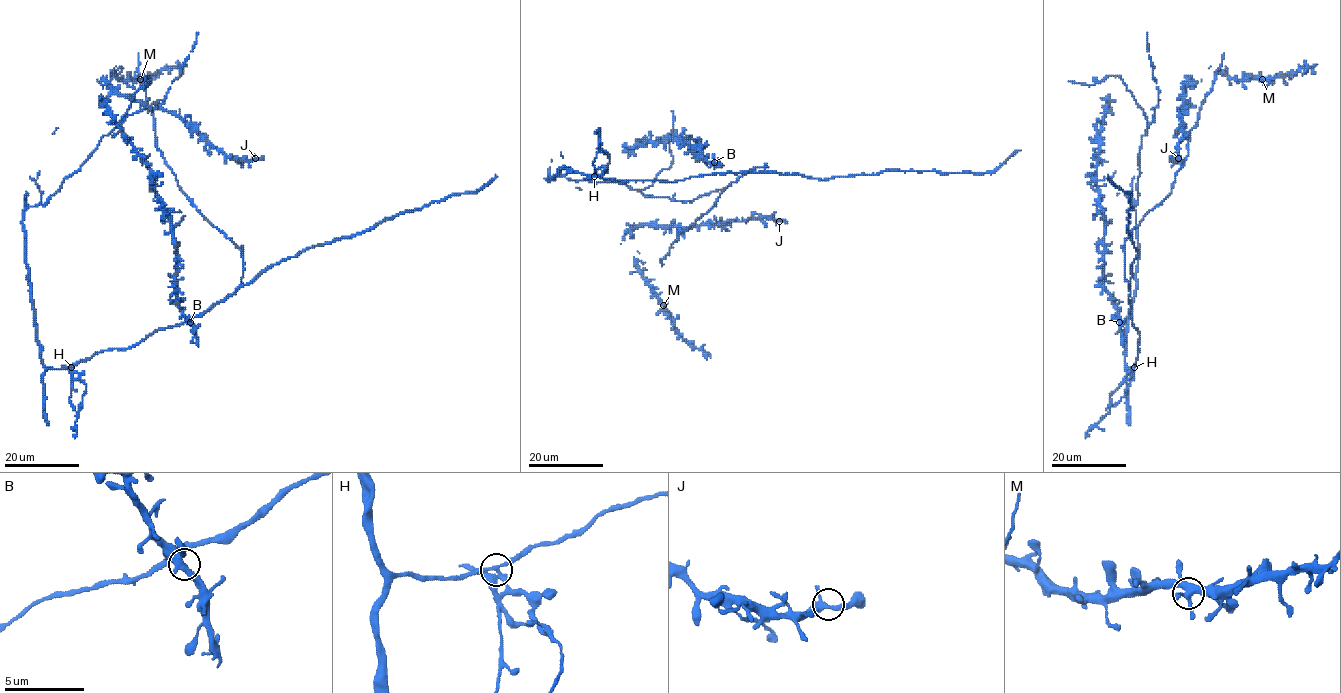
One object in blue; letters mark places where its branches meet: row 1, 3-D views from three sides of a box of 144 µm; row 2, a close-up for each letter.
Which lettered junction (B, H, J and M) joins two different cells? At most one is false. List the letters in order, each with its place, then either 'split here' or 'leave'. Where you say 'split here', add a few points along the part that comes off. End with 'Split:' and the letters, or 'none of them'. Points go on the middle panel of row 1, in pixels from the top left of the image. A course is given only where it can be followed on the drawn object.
B: (714, 162) | leave
H: (594, 176) | split here | (594, 176), (601, 174), (609, 163), (609, 156), (601, 151), (600, 129), (596, 131)
J: (779, 221) | leave
M: (663, 305) | leave
Split: H

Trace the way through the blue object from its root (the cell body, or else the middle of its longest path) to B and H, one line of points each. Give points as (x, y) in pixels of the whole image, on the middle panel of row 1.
B: (670, 181), (711, 175), (710, 167), (714, 162)
H: (670, 181), (619, 181), (594, 176)

